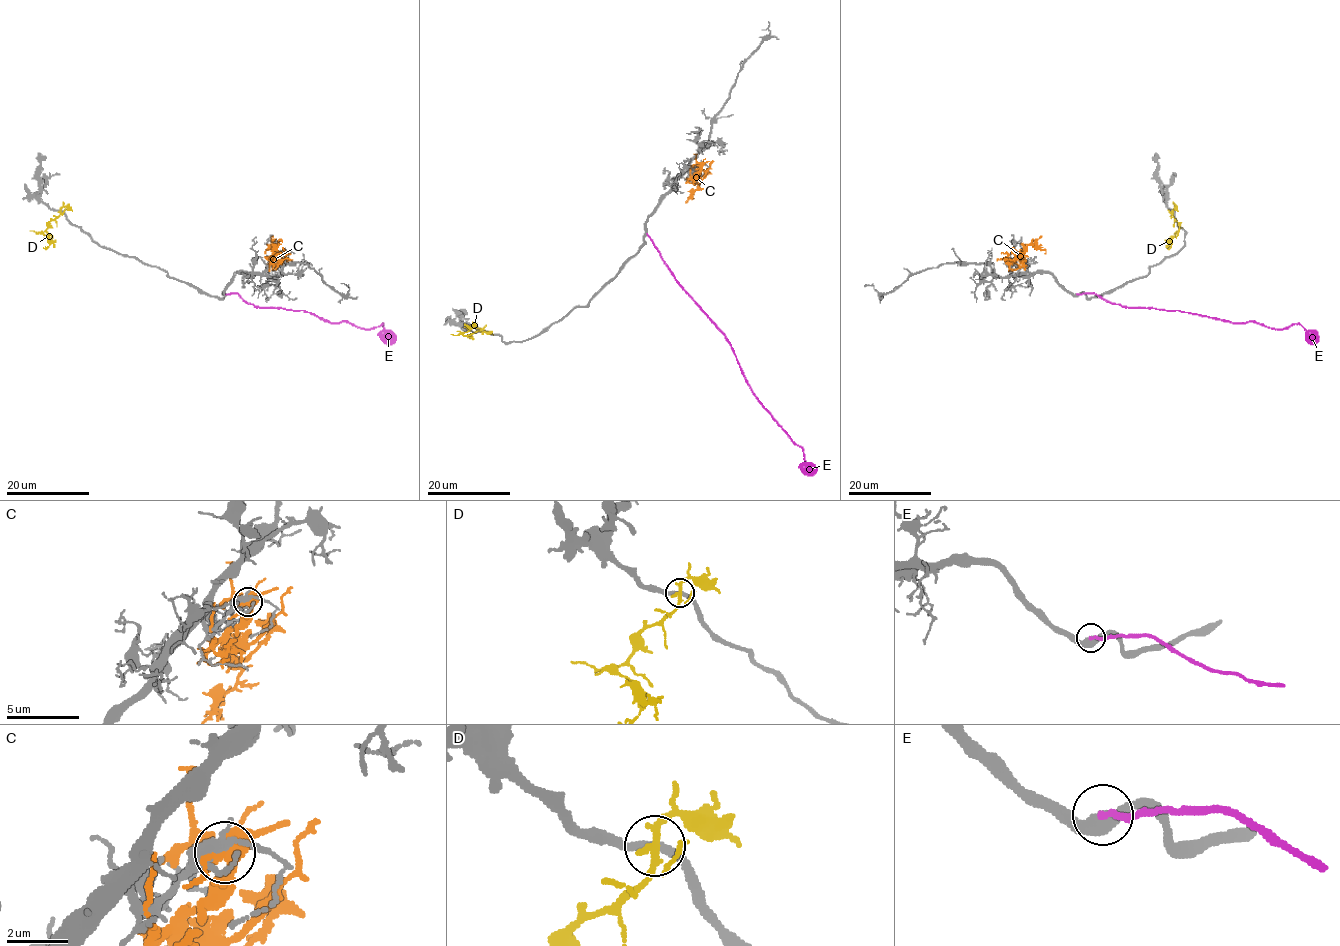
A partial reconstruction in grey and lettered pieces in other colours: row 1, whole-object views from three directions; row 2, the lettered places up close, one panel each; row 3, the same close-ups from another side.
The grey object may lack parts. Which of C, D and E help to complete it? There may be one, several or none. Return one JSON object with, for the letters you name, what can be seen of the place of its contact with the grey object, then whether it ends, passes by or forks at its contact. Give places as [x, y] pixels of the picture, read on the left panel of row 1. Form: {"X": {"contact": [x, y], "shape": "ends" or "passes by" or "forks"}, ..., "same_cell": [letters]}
{"E": {"contact": [226, 294], "shape": "ends"}, "same_cell": ["E"]}

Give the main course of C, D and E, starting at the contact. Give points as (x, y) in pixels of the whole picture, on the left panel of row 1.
C: (279, 262), (273, 253), (277, 245), (274, 244), (264, 253)
D: (60, 211), (42, 232), (49, 240), (49, 245), (43, 248)
E: (226, 294), (237, 294), (257, 307), (304, 311), (330, 322), (364, 329), (382, 324), (391, 344)

